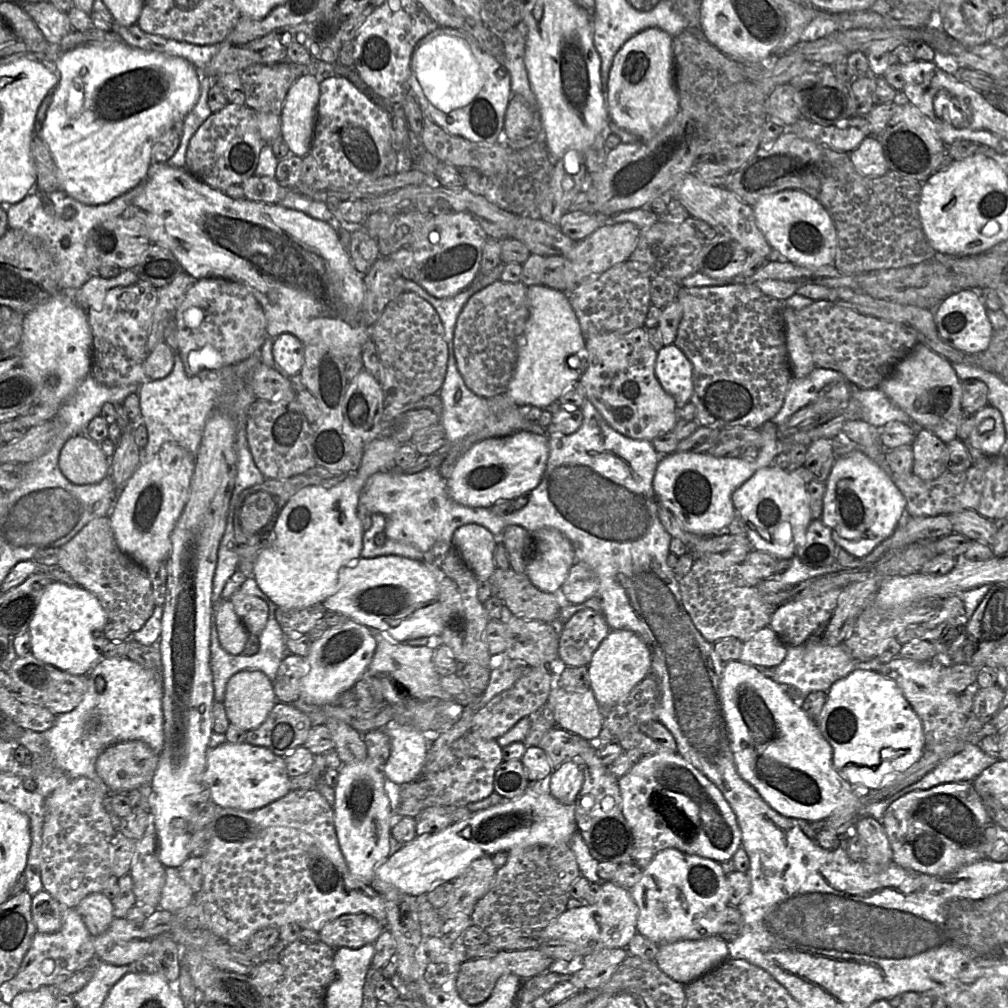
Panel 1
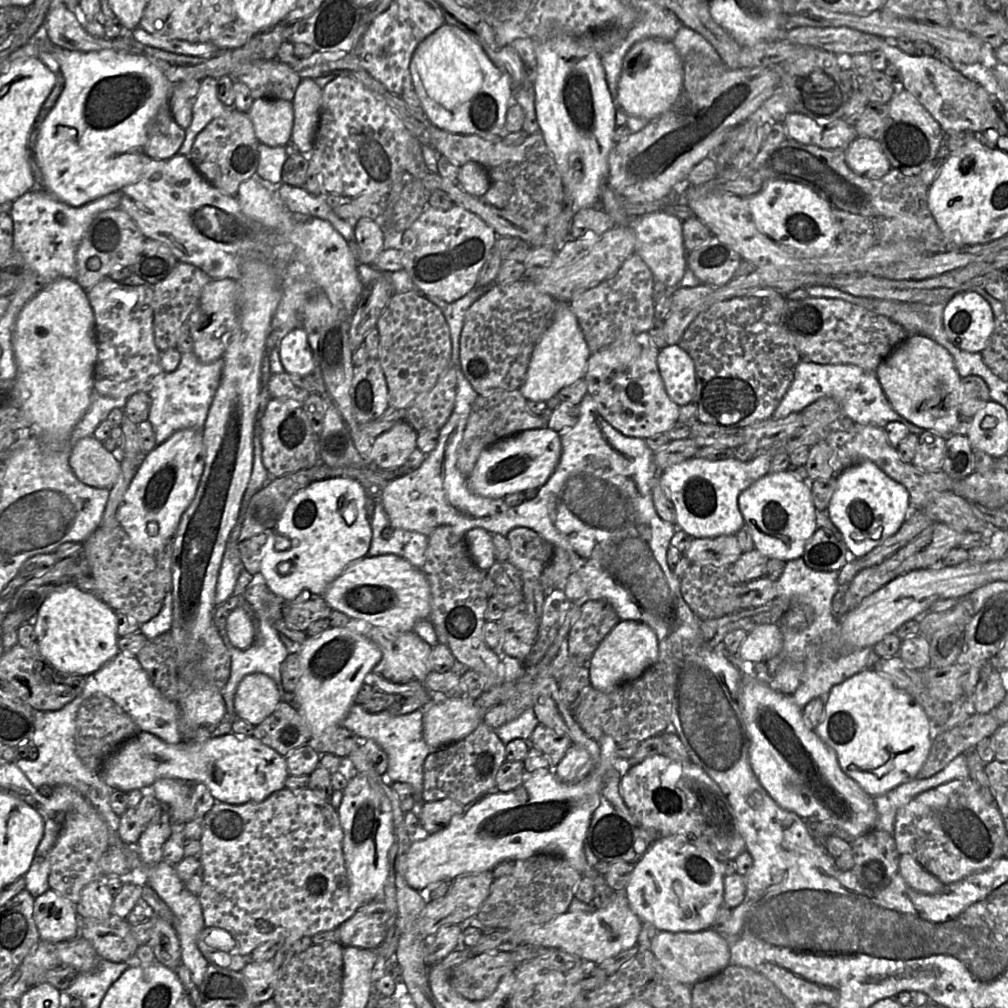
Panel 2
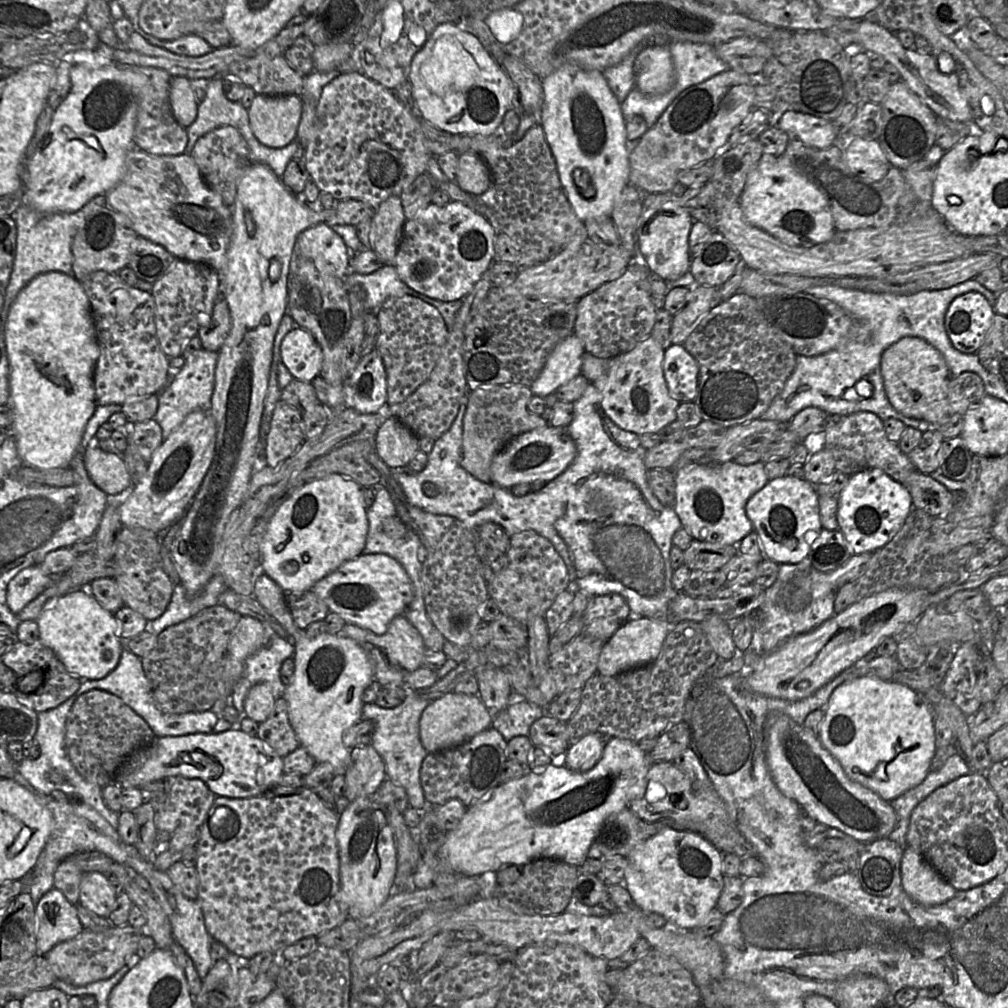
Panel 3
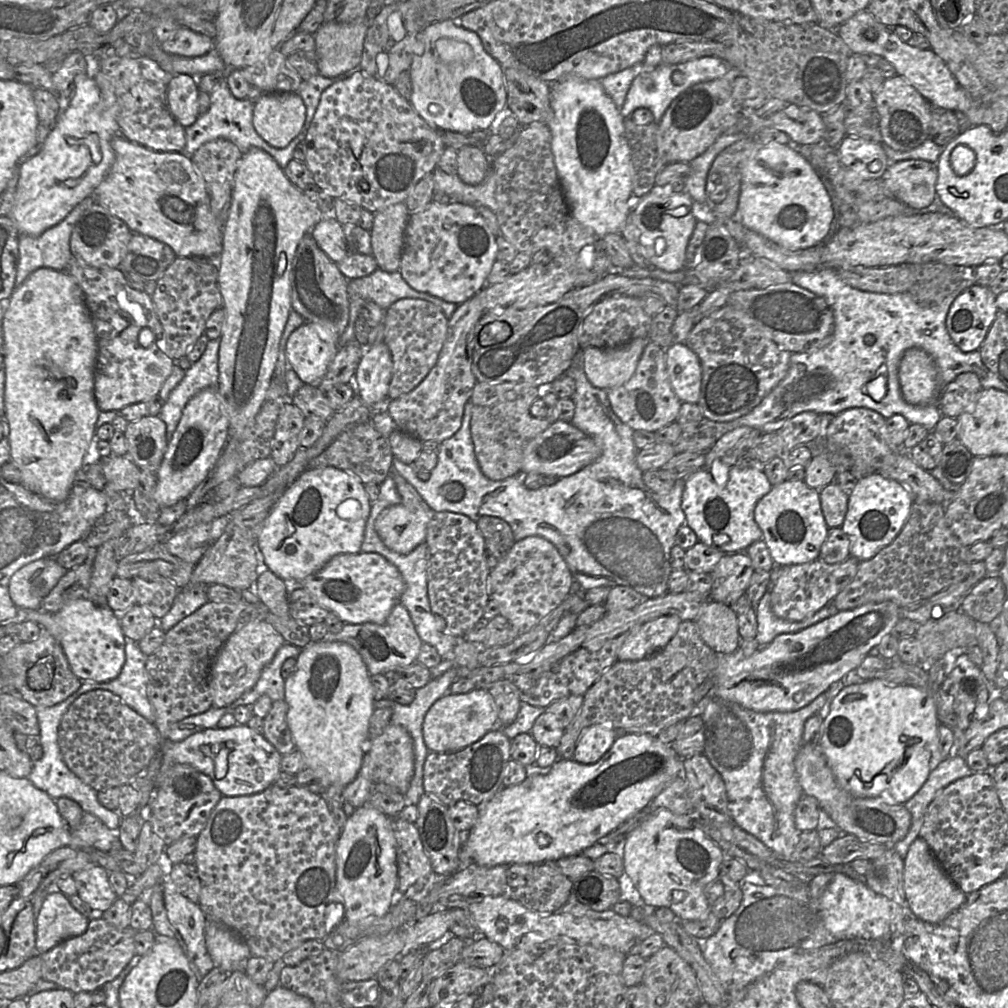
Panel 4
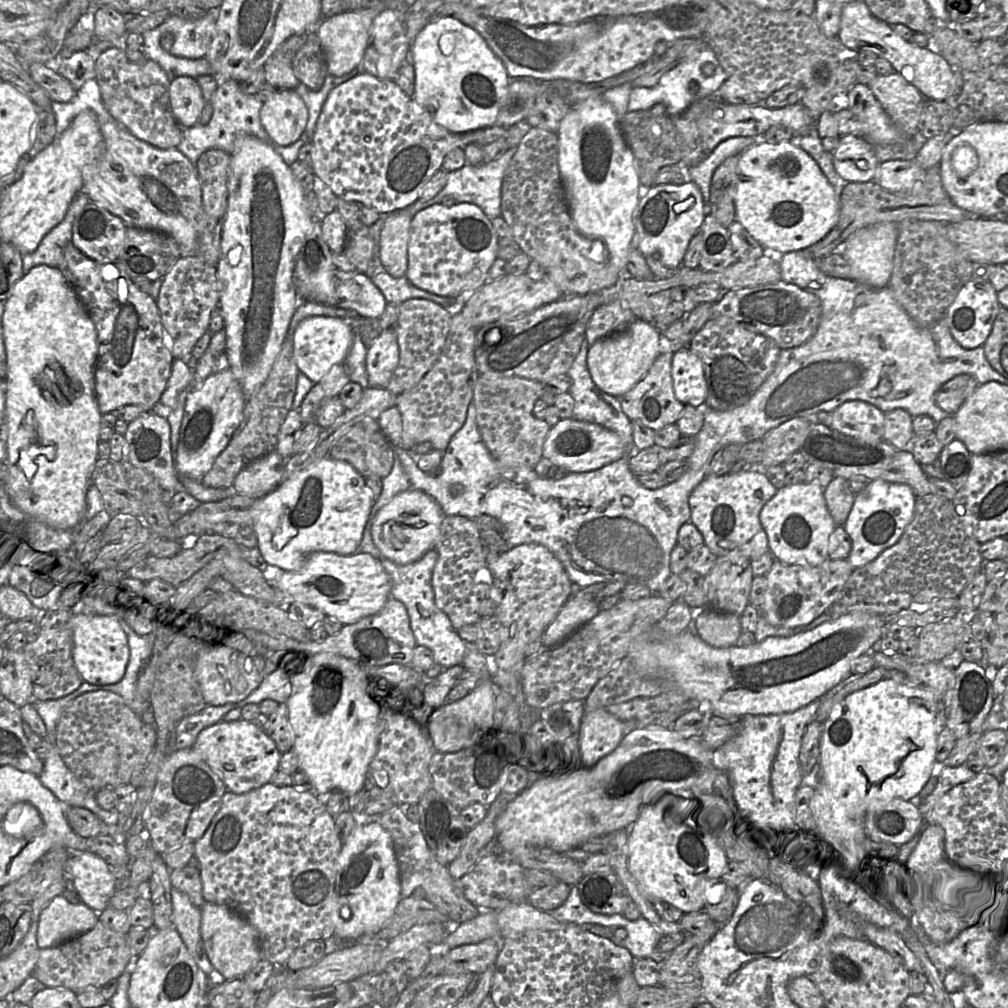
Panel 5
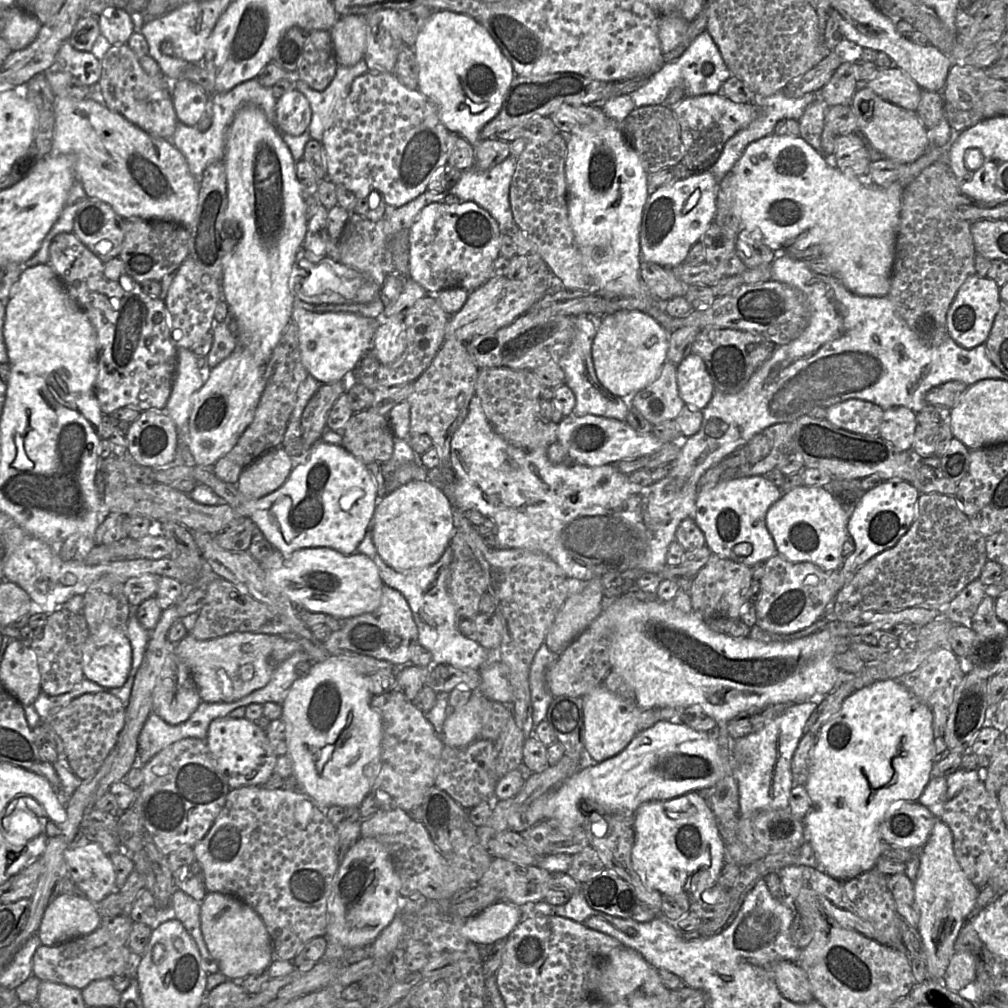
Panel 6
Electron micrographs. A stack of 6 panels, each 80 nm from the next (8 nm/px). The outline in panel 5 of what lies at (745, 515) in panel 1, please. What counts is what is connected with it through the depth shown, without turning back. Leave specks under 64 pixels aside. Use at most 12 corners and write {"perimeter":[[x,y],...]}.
{"perimeter":[[817,484],[784,485],[759,520],[773,557],[817,566],[836,528]]}

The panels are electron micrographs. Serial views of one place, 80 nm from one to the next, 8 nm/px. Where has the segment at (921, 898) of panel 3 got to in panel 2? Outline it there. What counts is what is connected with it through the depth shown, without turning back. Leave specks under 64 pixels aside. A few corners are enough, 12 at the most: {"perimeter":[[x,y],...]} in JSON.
{"perimeter":[[910,854],[900,856],[899,874],[910,888],[938,894],[946,886]]}

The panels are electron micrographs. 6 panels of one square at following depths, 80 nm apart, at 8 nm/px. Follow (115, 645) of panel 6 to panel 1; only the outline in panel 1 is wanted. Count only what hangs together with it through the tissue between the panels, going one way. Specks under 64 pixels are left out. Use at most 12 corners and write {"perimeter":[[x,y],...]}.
{"perimeter":[[48,584],[28,632],[37,659],[87,675],[109,618],[79,585]]}

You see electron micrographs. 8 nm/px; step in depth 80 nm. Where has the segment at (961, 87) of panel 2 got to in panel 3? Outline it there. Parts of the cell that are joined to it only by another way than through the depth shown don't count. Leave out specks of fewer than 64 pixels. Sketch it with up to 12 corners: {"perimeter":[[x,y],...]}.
{"perimeter":[[870,16],[856,45],[881,55],[938,118],[974,125],[956,77]]}

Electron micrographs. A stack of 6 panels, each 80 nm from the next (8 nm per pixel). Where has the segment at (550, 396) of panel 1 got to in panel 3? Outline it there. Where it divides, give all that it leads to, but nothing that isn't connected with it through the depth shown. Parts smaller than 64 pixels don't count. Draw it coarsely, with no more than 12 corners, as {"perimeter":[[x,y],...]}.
{"perimeter":[[575,334],[550,352],[531,384],[545,397],[580,375],[583,343]]}

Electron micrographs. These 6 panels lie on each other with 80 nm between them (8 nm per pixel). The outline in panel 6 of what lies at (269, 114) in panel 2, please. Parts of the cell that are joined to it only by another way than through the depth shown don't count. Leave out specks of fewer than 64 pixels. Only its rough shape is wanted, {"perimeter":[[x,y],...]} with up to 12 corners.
{"perimeter":[[294,89],[277,99],[274,124],[282,134],[308,130],[308,100]]}

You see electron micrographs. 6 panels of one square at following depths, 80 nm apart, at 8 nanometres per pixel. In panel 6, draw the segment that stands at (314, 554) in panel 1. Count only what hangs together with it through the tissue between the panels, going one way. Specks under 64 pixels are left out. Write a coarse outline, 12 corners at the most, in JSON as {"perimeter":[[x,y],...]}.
{"perimeter":[[319,440],[250,500],[193,467],[282,555],[357,552],[380,497],[367,465]]}

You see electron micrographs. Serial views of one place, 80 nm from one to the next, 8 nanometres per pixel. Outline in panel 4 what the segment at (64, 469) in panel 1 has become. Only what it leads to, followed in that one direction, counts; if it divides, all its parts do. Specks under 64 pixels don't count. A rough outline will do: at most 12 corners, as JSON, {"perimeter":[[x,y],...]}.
{"perimeter":[[128,457],[101,458],[106,480],[135,489],[140,468]]}

